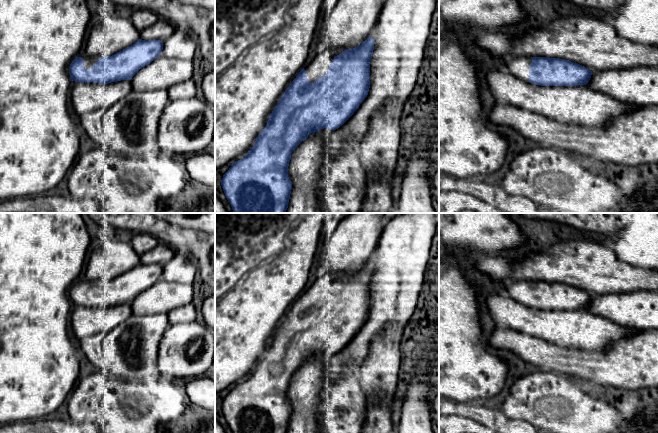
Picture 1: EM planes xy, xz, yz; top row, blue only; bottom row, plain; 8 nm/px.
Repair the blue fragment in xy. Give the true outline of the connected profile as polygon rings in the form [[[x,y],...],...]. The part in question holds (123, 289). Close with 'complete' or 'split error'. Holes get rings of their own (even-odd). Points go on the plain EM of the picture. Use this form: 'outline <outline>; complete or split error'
outline [[[139,263],[133,269],[108,281],[76,281],[69,291],[72,305],[108,308],[131,304],[143,291],[155,284],[163,274],[160,264]]]; split error

